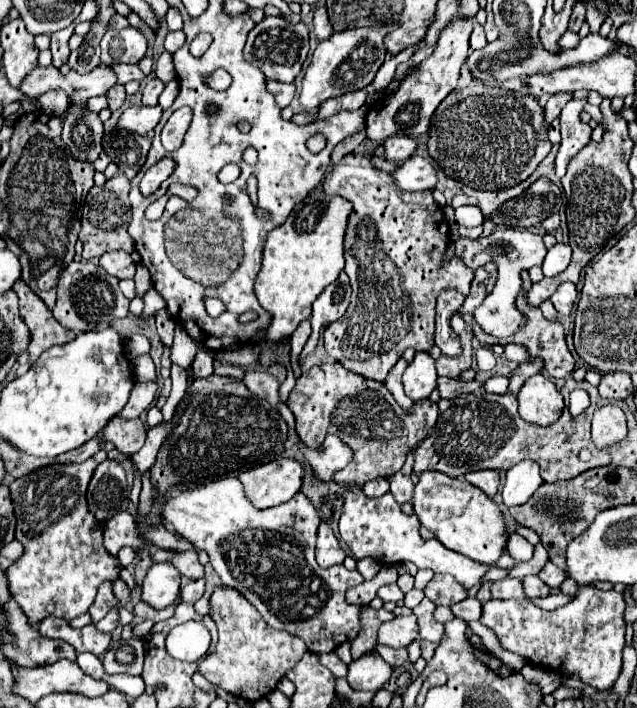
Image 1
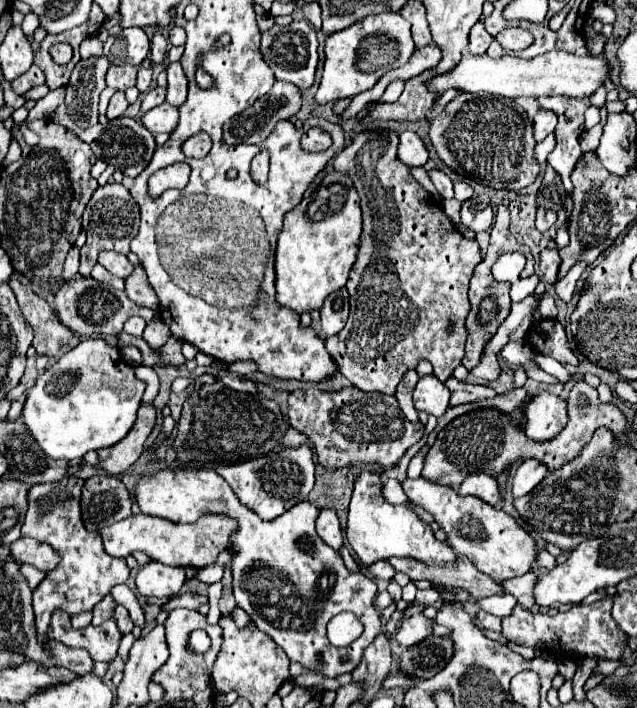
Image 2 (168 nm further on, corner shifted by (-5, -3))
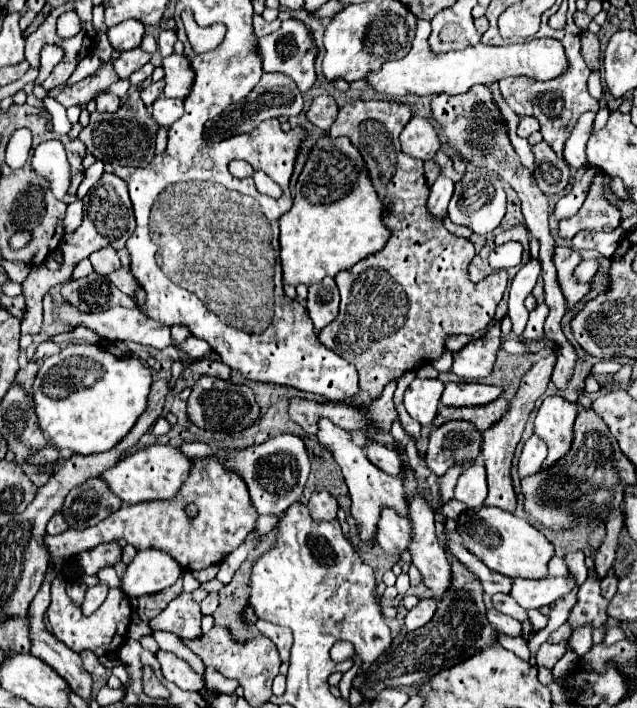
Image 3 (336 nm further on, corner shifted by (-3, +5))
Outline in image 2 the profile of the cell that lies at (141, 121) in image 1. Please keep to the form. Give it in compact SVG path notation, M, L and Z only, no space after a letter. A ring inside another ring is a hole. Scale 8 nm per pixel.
M160 104L152 110L148 110L140 122L144 122L144 128L148 128L148 132L152 132L154 136L160 132L172 132L176 128L178 122L178 108L170 106L170 104Z

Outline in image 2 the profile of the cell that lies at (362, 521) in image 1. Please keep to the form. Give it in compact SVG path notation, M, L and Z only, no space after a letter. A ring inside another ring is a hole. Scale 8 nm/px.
M362 472L356 482L354 482L354 492L352 492L352 502L350 502L350 510L348 510L348 526L346 526L346 538L350 548L356 552L356 556L360 558L362 564L374 564L378 560L390 560L394 556L398 558L412 558L418 562L424 562L428 566L456 566L458 554L446 544L434 538L430 526L426 522L422 522L408 506L392 506L382 498L382 480L380 474L372 474L372 472Z

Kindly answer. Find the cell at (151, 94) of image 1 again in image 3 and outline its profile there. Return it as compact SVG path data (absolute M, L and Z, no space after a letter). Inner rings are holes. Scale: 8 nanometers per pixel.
M158 80L158 82L154 82L154 84L150 84L148 88L144 88L142 92L140 92L140 96L142 96L142 102L146 104L146 106L152 106L158 98L160 98L160 94L162 94L162 88L164 88L164 80Z

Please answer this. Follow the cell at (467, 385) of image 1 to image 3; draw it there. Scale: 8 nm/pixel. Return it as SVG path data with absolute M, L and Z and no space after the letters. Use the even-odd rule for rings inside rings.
M450 382L444 388L442 404L444 406L484 406L492 400L504 396L504 386L488 386L478 382Z

